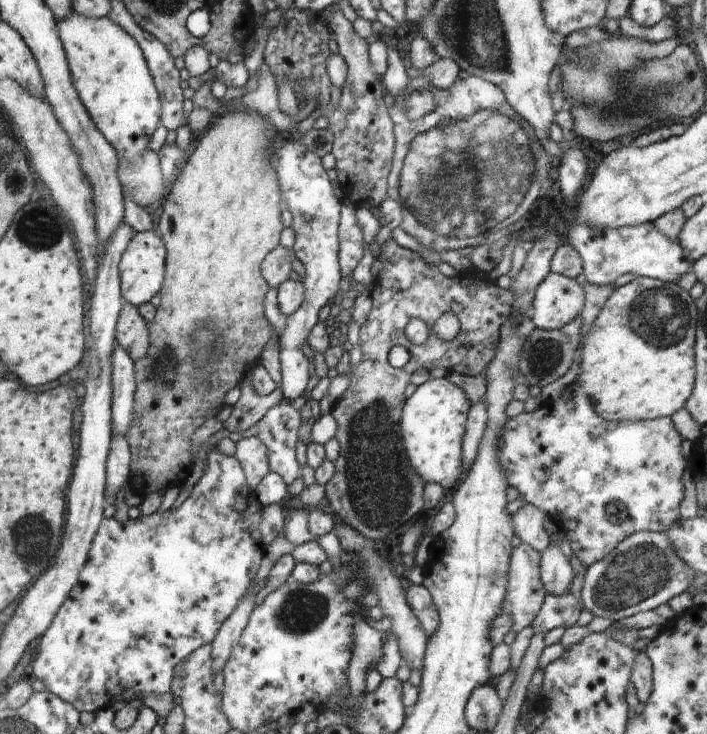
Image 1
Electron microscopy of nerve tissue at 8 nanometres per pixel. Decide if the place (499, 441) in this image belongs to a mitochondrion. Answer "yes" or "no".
no

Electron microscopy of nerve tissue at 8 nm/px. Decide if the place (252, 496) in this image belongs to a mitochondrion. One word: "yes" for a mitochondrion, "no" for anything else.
no

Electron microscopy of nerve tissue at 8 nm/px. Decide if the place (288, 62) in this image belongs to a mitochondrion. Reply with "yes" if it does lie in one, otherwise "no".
no

